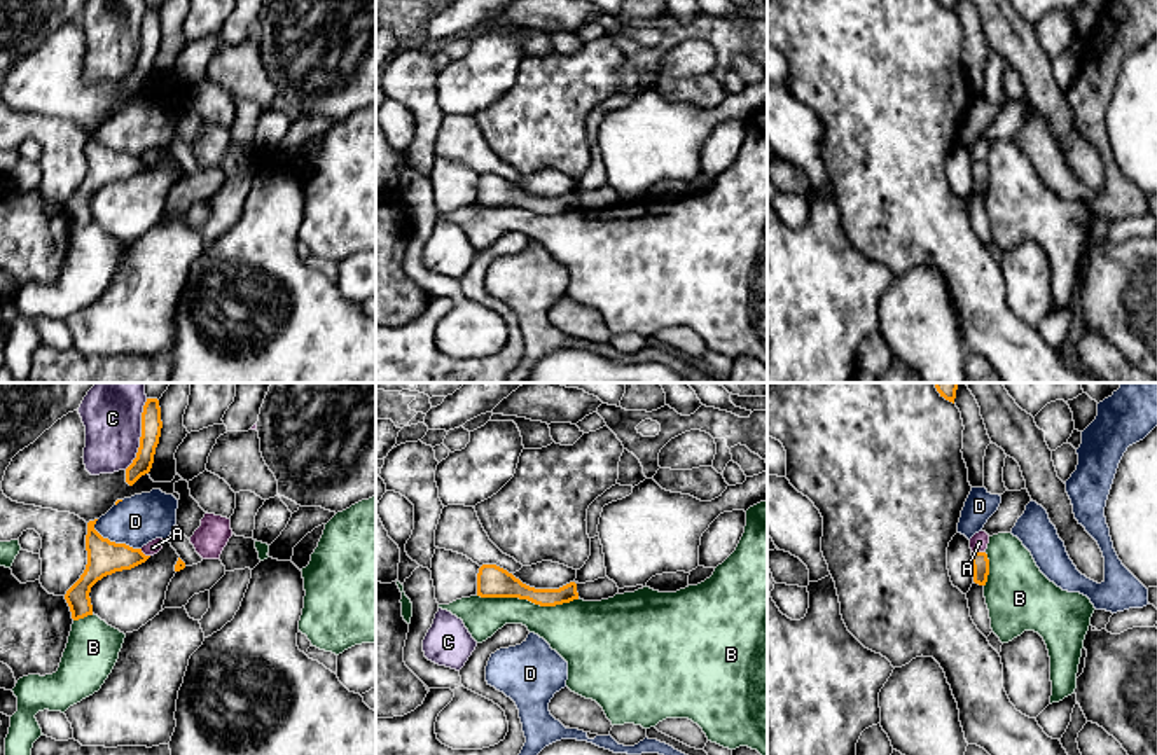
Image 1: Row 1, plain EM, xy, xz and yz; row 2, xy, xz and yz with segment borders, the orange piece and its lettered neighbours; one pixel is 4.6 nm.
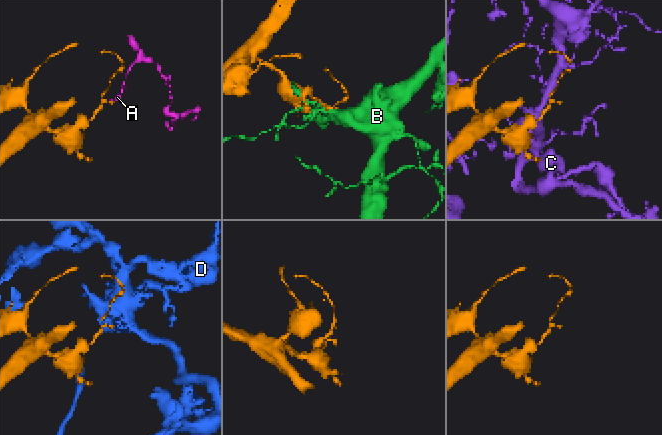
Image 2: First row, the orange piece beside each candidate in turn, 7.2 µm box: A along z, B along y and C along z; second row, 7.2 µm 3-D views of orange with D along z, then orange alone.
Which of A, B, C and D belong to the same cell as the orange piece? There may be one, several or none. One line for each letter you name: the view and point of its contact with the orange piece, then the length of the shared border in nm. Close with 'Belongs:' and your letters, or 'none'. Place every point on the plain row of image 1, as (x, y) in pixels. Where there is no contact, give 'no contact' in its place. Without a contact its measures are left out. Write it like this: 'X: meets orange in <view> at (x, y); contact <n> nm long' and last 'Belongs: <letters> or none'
Belongs: none

